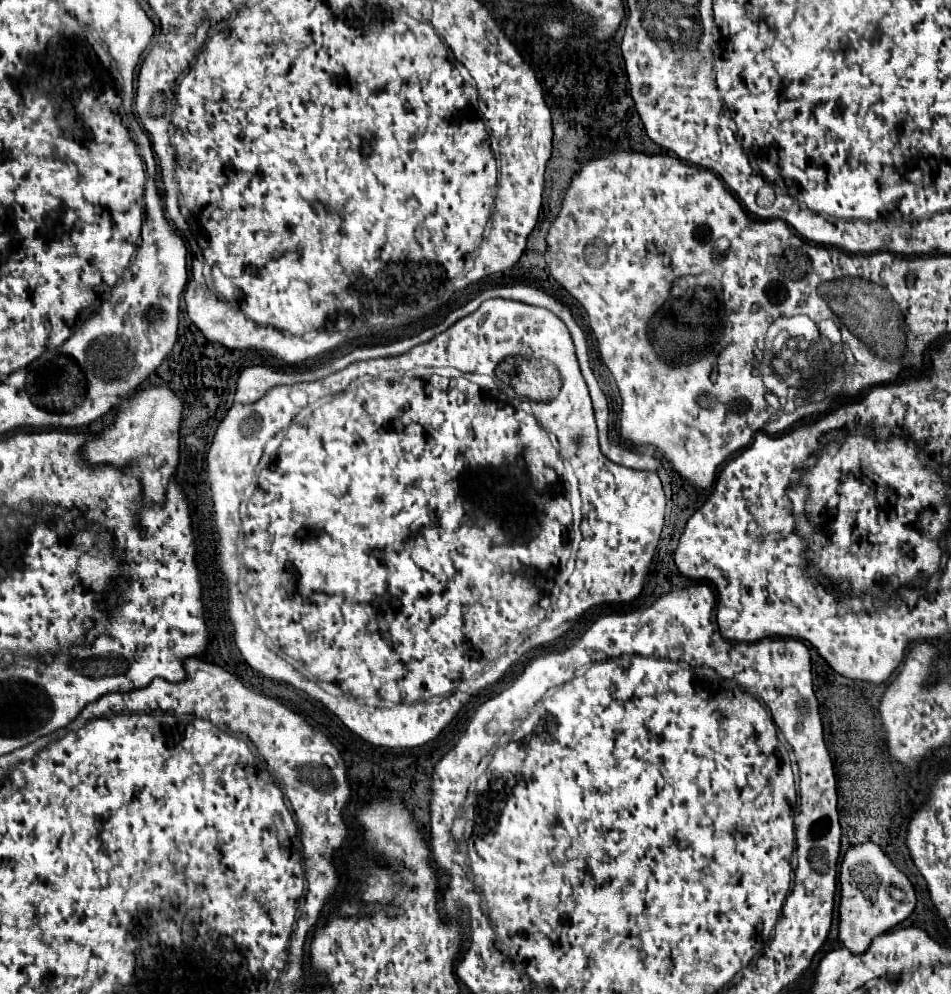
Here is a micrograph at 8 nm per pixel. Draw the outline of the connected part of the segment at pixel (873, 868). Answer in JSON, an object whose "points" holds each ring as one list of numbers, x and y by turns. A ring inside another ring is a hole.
{"points":[[874,842,850,846,840,864,840,942,860,954,874,936,904,922,916,908,916,892,912,882,902,874,890,858]]}

